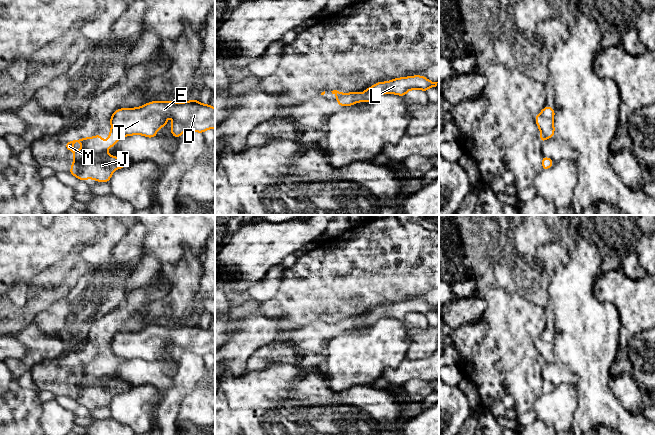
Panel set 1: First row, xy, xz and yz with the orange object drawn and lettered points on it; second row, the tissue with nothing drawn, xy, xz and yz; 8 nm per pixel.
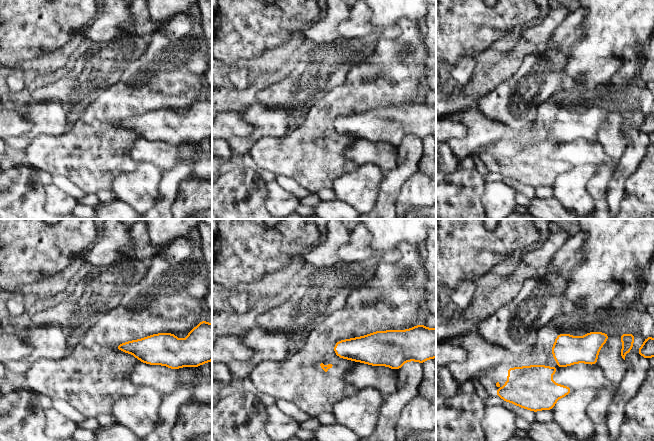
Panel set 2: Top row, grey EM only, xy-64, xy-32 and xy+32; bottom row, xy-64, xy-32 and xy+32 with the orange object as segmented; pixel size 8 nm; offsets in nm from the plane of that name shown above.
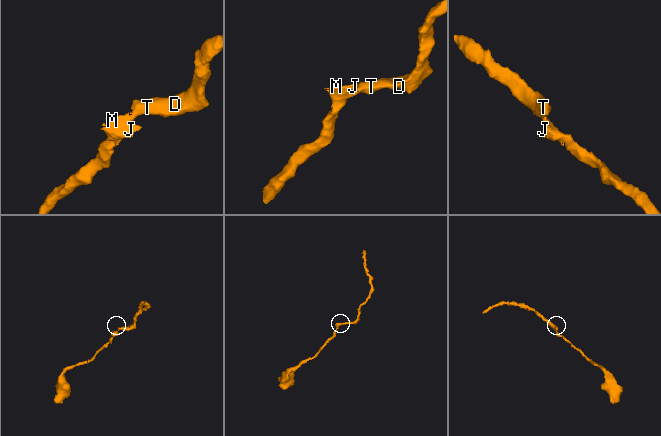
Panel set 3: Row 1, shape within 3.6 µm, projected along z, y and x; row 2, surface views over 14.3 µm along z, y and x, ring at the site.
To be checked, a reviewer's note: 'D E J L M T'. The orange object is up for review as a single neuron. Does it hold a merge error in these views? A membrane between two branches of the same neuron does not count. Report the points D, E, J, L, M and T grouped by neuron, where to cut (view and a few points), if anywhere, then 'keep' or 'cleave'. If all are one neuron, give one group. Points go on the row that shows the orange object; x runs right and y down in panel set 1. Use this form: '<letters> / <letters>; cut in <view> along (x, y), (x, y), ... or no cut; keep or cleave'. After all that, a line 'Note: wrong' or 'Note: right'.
D E L T / J M; cut in xy along (112, 129), (119, 136); cleave
Note: wrong

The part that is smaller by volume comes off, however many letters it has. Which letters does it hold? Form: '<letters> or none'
D, E, L, T

